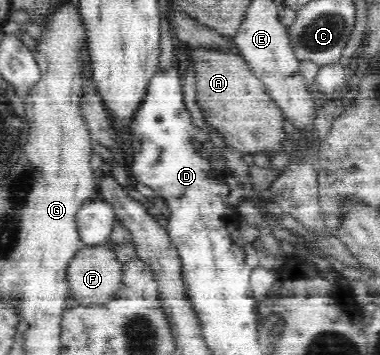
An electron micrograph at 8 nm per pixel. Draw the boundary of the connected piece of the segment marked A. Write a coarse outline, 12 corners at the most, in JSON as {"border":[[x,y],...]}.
{"border":[[183,46],[202,117],[237,152],[287,143],[287,119],[239,54]]}

